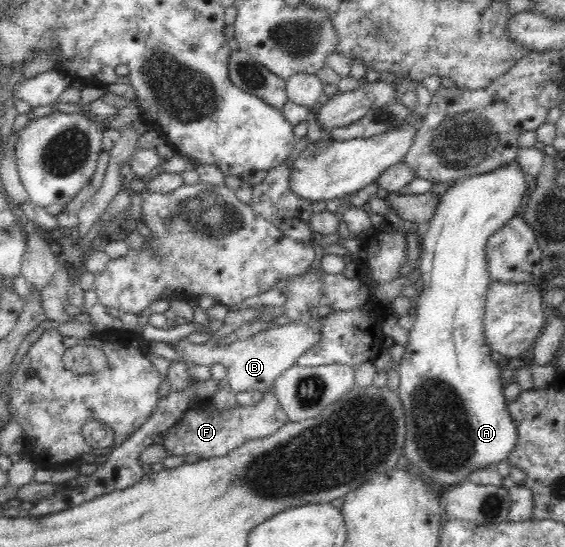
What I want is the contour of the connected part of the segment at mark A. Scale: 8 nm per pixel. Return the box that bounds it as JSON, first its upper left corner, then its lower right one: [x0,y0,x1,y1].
[397,160,527,488]

